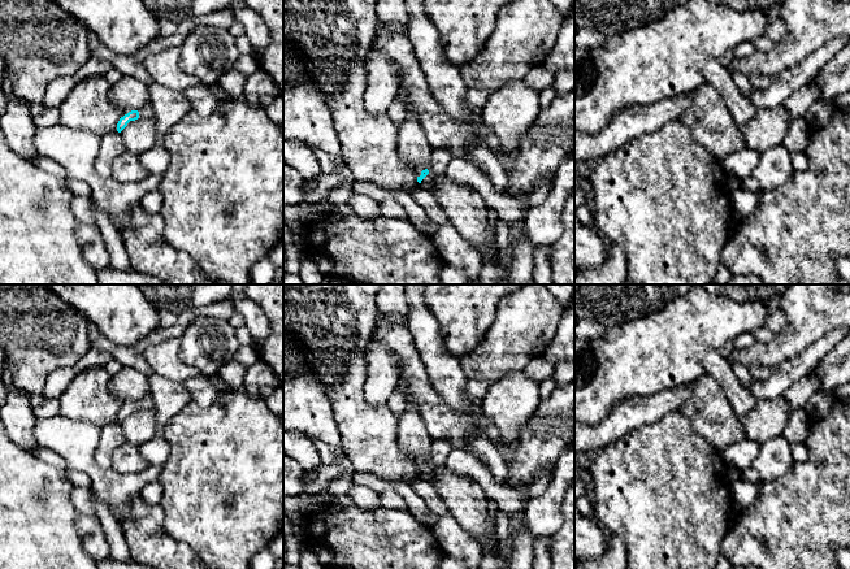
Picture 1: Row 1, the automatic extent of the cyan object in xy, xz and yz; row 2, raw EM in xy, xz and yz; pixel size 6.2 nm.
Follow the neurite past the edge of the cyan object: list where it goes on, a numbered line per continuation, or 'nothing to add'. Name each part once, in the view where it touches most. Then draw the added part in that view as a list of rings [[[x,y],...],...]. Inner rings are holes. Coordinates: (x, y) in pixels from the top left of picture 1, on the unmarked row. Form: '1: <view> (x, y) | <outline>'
1: xy (147, 403) | [[[148,395],[139,401],[140,411],[148,411],[148,409],[153,409],[153,408],[155,408],[155,403],[153,403],[152,395]]]

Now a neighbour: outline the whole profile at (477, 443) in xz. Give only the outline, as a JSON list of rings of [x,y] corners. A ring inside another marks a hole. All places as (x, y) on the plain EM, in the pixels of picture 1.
[[[474,431],[465,438],[464,451],[483,461],[489,468],[493,479],[502,488],[509,488],[509,469],[507,462],[500,451],[482,431]]]

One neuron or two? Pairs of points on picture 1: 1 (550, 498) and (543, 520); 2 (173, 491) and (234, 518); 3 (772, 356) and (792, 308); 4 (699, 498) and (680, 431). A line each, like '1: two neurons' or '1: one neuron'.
1: one neuron
2: one neuron
3: one neuron
4: one neuron

